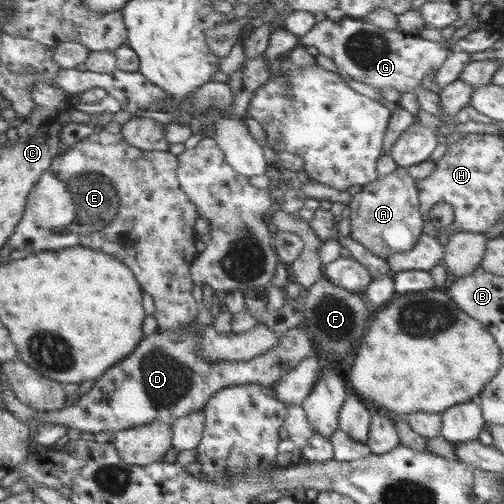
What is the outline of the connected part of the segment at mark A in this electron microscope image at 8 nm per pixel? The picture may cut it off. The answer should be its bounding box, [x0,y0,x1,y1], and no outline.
[348,167,424,260]

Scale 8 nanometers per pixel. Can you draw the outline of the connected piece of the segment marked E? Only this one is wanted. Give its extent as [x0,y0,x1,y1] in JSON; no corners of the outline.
[8,128,201,330]

